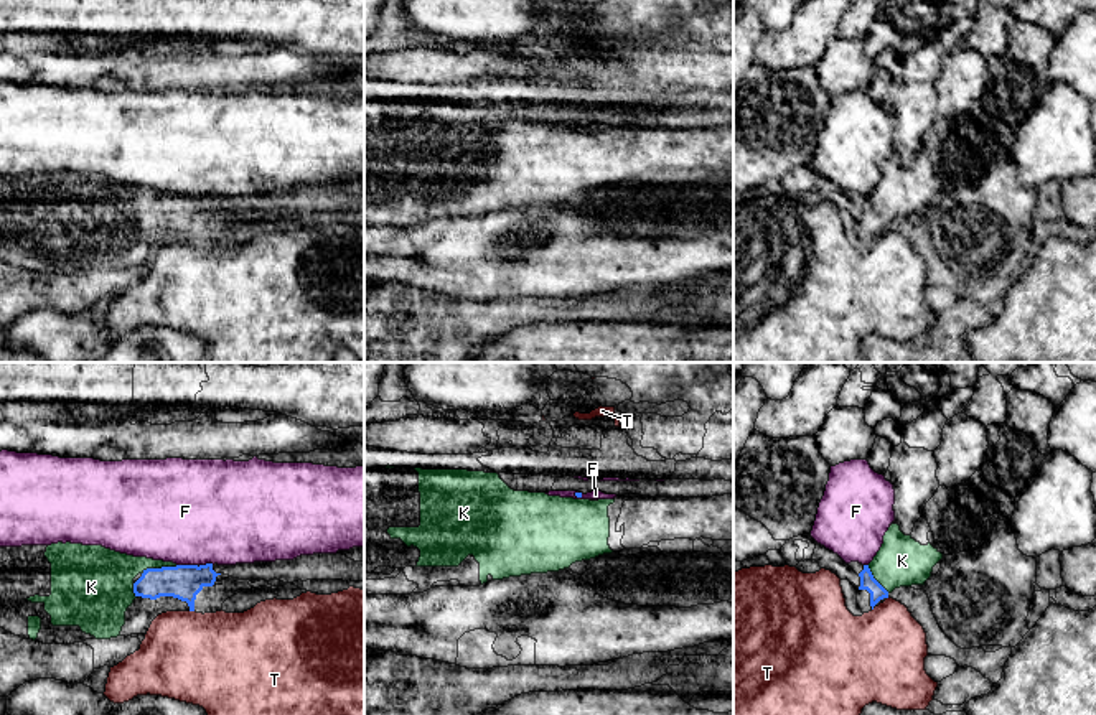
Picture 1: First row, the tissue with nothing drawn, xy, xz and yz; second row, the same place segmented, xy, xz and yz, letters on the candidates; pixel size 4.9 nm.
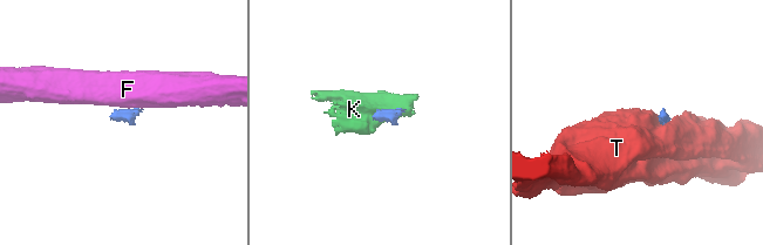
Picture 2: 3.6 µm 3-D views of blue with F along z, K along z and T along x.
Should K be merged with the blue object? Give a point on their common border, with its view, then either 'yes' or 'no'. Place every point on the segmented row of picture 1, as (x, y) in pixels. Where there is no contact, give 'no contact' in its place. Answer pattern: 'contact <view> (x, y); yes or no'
contact xy (159, 569); yes

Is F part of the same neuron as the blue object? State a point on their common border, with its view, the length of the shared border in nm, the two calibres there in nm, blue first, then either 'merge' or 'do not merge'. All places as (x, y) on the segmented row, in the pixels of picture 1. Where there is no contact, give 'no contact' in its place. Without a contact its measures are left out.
contact xy (187, 565); length 100 nm; calibres 170 and 500 nm; do not merge

